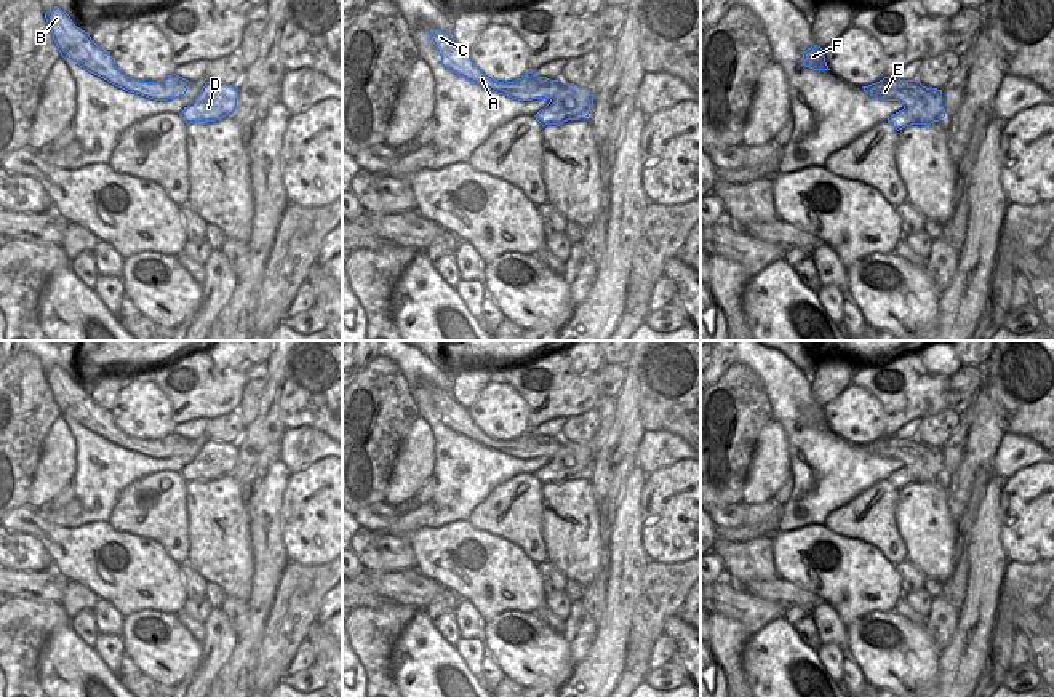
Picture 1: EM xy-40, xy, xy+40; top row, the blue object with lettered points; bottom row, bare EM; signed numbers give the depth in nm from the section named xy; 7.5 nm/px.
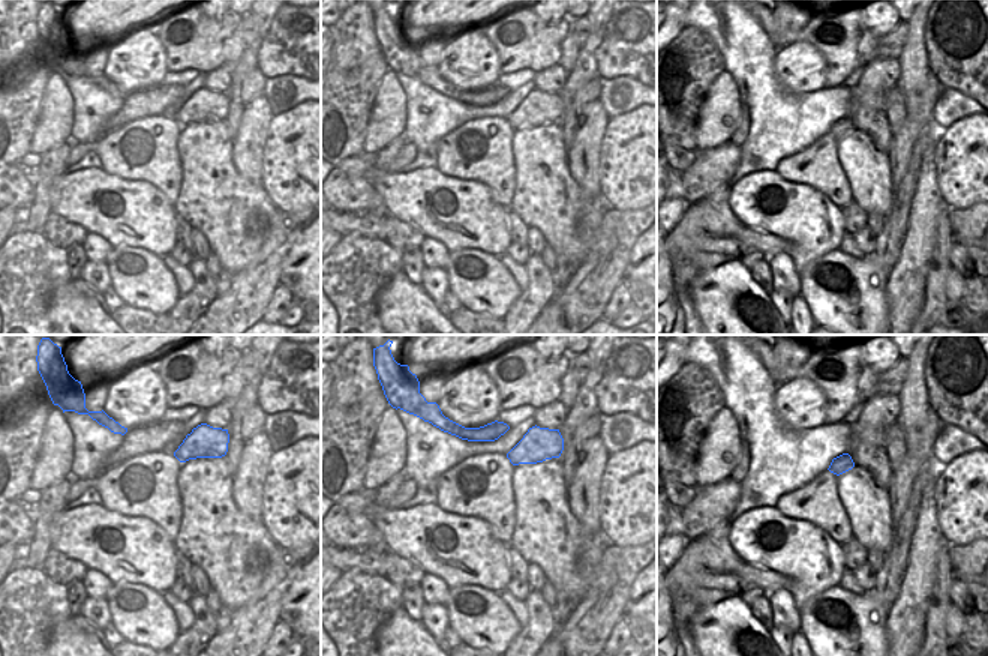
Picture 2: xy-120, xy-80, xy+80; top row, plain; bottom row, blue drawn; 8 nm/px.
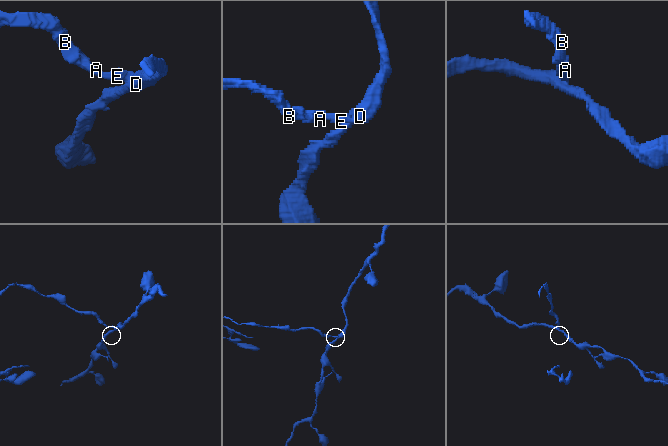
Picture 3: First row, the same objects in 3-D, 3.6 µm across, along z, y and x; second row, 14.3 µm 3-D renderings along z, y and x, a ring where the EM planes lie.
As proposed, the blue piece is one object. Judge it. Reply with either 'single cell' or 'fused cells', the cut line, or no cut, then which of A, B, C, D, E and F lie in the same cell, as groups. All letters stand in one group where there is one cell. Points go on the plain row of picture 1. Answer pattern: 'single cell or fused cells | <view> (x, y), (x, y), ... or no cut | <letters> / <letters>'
fused cells | xy+40 (936, 447), (931, 447), (904, 466) | A B C E F / D

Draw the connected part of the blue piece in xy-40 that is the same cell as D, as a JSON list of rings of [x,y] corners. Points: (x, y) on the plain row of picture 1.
[[[206,440],[198,454],[187,465],[184,465],[179,473],[187,483],[194,480],[216,480],[234,472],[237,456],[237,445]]]

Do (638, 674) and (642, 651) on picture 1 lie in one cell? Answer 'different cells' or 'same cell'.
same cell

